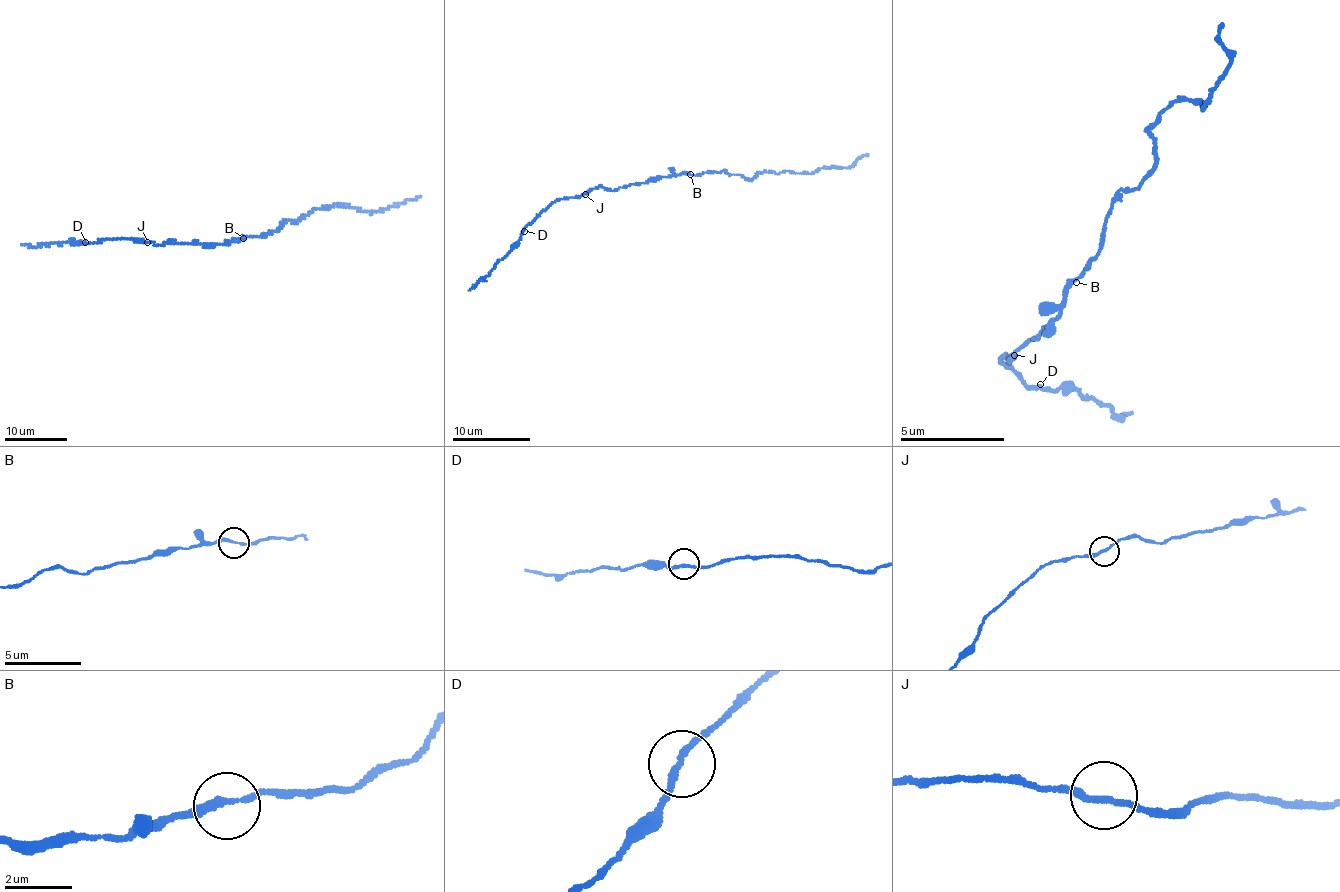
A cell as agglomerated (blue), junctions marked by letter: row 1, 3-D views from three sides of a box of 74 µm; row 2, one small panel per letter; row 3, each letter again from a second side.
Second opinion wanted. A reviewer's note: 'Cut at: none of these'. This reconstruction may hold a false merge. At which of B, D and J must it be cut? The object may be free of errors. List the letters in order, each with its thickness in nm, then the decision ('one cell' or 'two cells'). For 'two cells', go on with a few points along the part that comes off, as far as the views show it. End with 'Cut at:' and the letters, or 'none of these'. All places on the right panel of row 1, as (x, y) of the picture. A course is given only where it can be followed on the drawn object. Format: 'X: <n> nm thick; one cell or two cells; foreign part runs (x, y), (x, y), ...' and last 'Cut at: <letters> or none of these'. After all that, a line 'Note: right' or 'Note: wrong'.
B: 190 nm thick; one cell
D: 190 nm thick; one cell
J: 190 nm thick; one cell
Cut at: none of these
Note: right

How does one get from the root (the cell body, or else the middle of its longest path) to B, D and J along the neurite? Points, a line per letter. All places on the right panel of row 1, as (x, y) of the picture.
B: (1061, 300), (1068, 298), (1065, 291), (1076, 282)
D: (1061, 300), (1062, 314), (1046, 319), (1035, 341), (998, 361), (1022, 382), (1040, 383)
J: (1061, 300), (1062, 314), (1046, 319), (1045, 331), (1014, 355)

